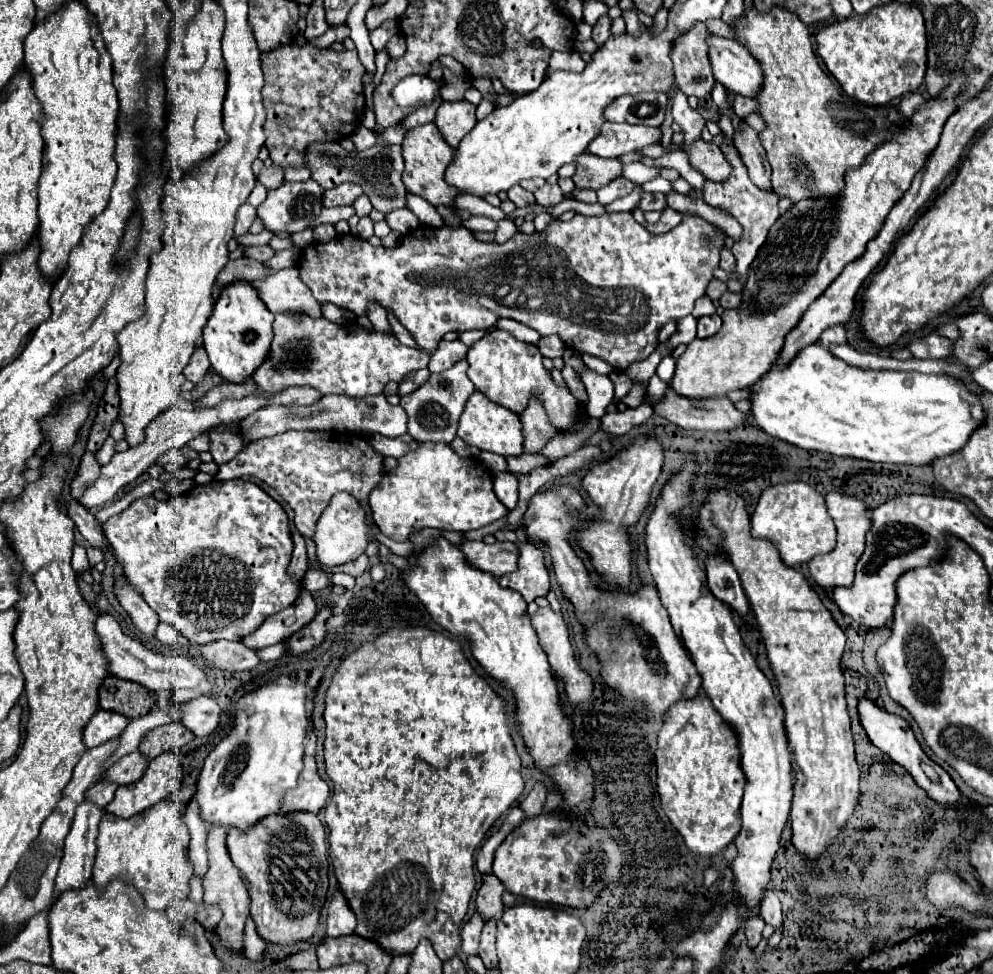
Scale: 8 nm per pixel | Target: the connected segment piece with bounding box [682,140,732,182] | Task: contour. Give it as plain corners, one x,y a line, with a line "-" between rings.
698,140
690,148
686,148
686,146
682,146
682,148
688,152
690,164
694,168
698,168
708,180
724,182
724,178
730,176
732,166
728,166
728,160
724,158
724,152
714,142

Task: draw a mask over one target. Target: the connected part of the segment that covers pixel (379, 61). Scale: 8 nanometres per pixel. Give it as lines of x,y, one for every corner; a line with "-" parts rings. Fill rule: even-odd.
382,48
382,50
376,54
376,78
374,78
376,86
380,84
380,78
382,78
382,74
384,74
384,68
386,68
386,62
388,62
388,60
390,60
388,50

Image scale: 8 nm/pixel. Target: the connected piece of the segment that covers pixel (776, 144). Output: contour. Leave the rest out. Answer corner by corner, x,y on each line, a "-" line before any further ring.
754,4
746,8
734,22
732,32
738,42
760,62
764,82
756,92
754,100
758,102
756,114
764,118
766,128
760,132
760,142
766,150
768,162
772,166
772,186
778,196
790,198
792,204
804,198
836,198
844,194
844,174
850,168
858,168
864,164
864,158
874,152
878,146
890,142
894,134
908,124
908,118
898,116
896,108
878,108
860,104
854,98
842,96
836,84
824,74
818,64
818,58
812,50
810,30
808,26
788,8
772,6
772,10
756,10

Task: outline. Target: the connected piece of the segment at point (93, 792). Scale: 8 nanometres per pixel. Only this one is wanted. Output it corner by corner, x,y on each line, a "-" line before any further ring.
96,782
96,784
86,792
86,798
88,798
88,802
96,804
98,808
104,808
104,806
108,806
108,802
112,802
116,788
118,788
116,784

